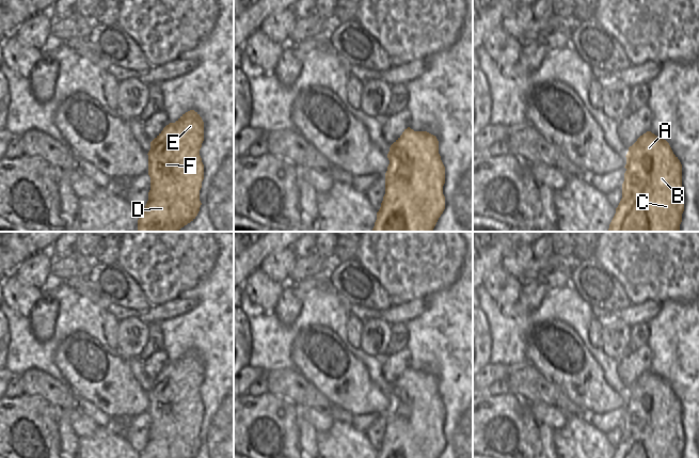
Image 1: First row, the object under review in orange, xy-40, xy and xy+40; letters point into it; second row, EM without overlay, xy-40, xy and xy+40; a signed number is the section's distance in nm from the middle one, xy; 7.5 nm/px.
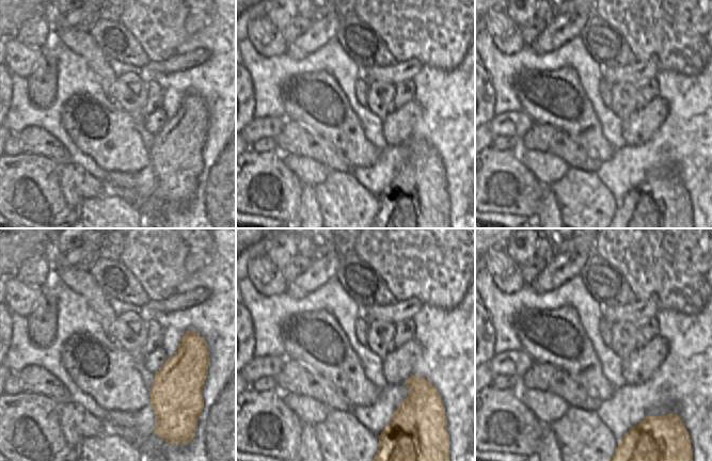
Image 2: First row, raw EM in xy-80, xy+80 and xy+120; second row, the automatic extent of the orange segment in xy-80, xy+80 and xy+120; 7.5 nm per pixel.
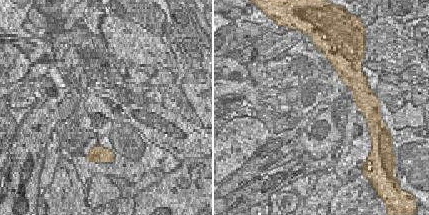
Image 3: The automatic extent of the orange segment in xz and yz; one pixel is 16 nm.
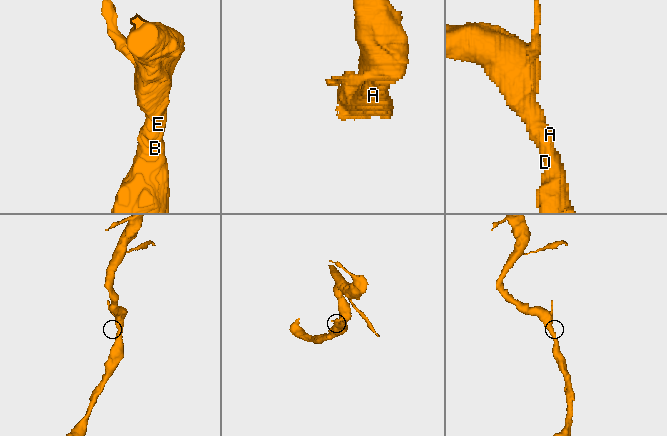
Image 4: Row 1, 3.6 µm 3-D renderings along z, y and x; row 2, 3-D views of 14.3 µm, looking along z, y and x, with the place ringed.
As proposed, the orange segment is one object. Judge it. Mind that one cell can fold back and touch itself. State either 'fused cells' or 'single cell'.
single cell

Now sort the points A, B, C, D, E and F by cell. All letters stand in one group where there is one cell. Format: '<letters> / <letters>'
A B C D E F

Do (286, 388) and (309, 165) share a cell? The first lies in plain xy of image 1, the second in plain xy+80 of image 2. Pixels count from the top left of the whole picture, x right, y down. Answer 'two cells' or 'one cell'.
two cells

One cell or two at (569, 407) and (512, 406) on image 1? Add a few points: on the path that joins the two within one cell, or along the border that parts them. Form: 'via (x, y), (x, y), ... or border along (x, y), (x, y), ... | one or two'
border along (509, 393), (518, 395), (527, 403) | two

